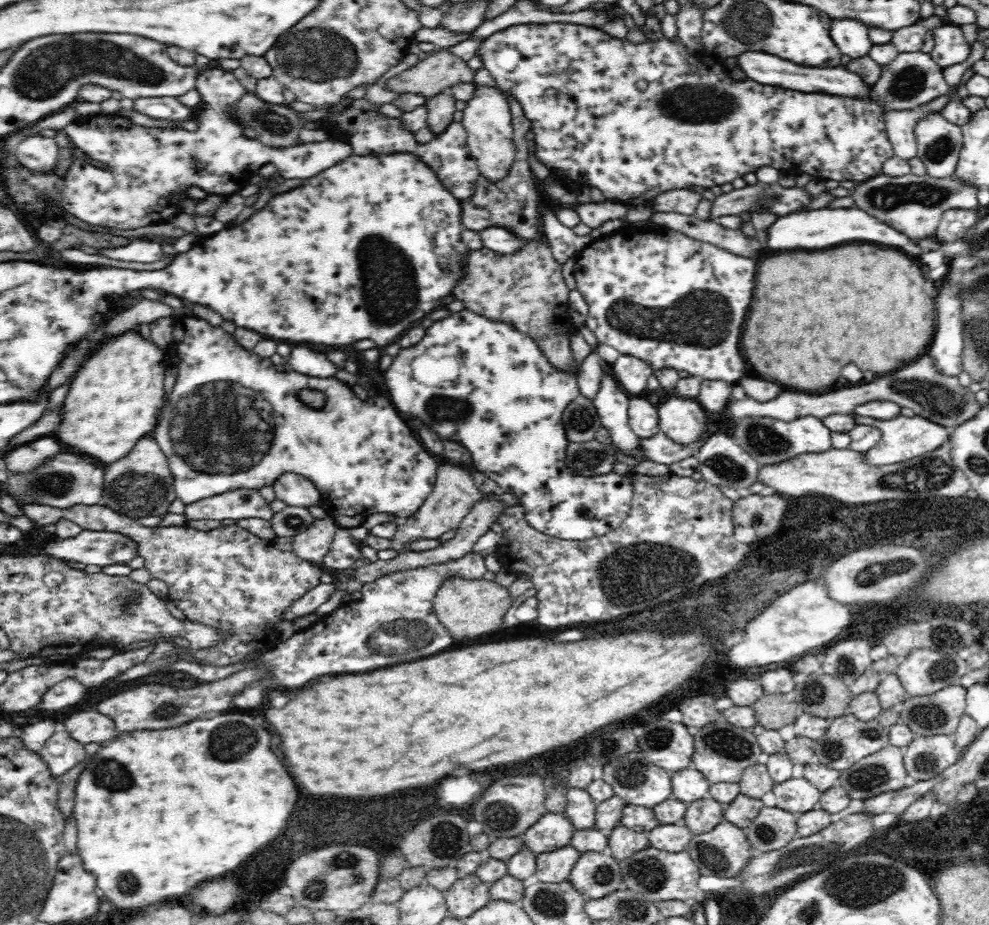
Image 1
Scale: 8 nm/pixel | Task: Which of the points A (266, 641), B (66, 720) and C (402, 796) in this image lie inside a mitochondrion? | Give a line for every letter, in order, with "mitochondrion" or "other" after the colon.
A: other
B: other
C: other

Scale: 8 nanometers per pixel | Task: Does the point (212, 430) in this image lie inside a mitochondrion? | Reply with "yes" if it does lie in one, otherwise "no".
yes

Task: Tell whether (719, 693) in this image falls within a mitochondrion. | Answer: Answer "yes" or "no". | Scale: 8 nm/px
no

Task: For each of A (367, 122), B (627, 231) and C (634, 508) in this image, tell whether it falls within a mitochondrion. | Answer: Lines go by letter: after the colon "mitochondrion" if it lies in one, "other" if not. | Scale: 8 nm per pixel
A: other
B: other
C: other

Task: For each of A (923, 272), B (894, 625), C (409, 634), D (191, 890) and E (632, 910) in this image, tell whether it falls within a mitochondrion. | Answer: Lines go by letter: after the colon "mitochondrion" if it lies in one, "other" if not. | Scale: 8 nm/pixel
A: other
B: other
C: mitochondrion
D: other
E: mitochondrion

